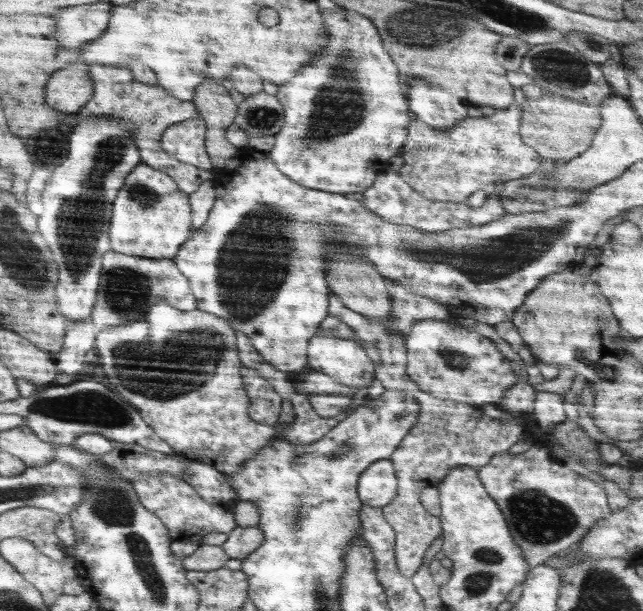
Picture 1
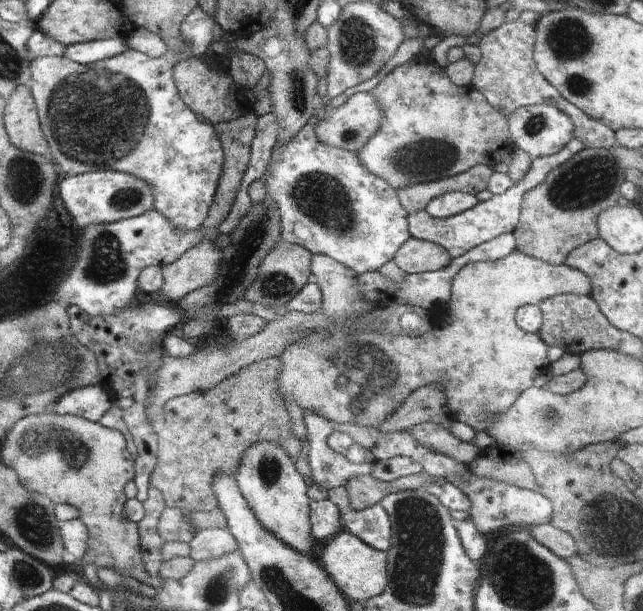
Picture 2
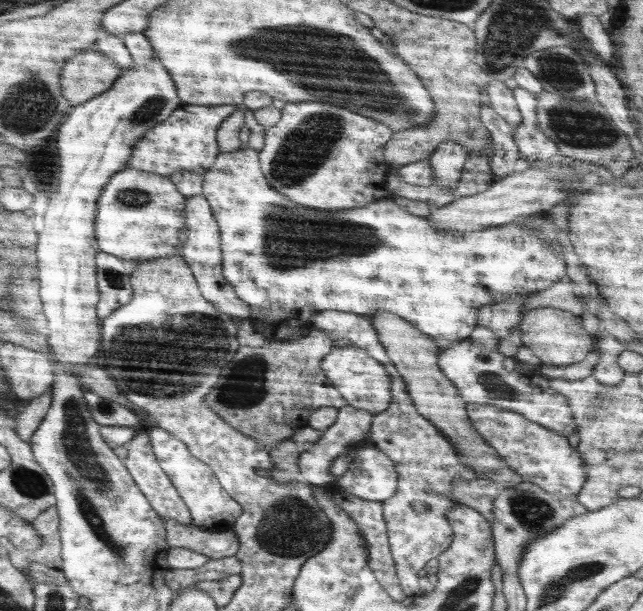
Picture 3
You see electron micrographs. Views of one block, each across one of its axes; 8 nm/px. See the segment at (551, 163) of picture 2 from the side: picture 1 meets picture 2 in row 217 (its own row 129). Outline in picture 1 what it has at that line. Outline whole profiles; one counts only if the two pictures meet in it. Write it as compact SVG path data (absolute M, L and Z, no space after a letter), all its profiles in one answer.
M514 100L508 108L498 111L494 116L470 117L460 120L454 128L446 132L432 130L426 122L416 118L410 120L408 136L401 148L404 165L400 169L400 176L406 184L424 198L437 201L464 202L468 197L480 189L492 189L495 182L509 181L528 176L538 170L543 158L530 145L522 142L519 125L522 107Z

